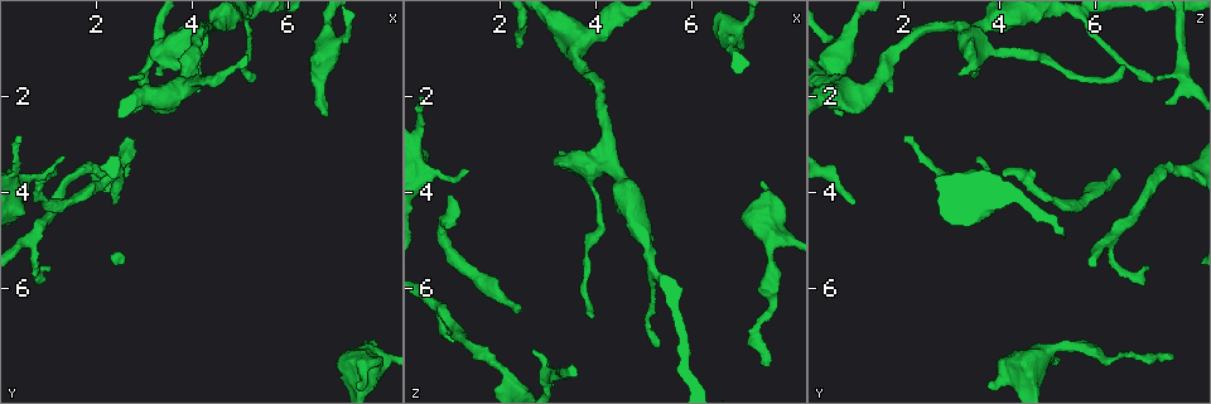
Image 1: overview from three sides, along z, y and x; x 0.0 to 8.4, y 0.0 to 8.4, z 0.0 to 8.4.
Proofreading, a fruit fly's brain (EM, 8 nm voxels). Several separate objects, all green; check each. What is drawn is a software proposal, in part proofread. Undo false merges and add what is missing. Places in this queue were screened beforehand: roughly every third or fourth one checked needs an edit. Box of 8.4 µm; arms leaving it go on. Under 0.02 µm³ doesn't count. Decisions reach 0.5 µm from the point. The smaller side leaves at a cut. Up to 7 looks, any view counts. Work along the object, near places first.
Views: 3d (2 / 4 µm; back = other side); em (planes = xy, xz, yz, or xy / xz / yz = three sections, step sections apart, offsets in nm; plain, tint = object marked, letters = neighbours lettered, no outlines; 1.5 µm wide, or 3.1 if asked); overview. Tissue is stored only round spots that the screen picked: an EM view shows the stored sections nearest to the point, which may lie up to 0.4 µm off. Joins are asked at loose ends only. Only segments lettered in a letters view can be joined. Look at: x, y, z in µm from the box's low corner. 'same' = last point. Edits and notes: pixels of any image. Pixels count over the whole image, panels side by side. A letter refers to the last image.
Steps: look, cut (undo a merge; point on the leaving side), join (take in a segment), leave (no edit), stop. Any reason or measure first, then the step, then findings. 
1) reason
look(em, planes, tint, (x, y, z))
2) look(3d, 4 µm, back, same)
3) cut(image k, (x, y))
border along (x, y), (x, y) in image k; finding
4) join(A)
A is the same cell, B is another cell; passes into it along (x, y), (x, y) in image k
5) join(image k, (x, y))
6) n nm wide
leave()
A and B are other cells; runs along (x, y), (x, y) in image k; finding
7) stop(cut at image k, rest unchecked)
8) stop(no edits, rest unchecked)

free end
look(em, xy, step 8, letters, (6.80, 2.40, 0.70))

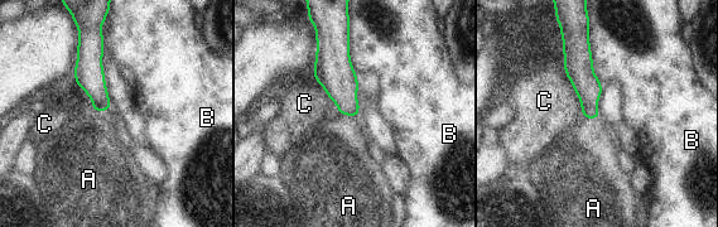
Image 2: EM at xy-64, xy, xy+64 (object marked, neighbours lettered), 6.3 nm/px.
look(em, planes, letters, same)

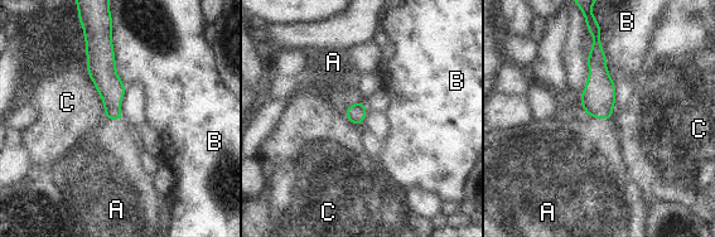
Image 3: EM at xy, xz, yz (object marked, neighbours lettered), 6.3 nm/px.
120 nm wide
join(A)
A is the same cell, B and C are other cells; passes into it along (598, 98), (600, 117), (587, 154) in image 3; it goes on there

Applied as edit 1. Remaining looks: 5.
look(overview)

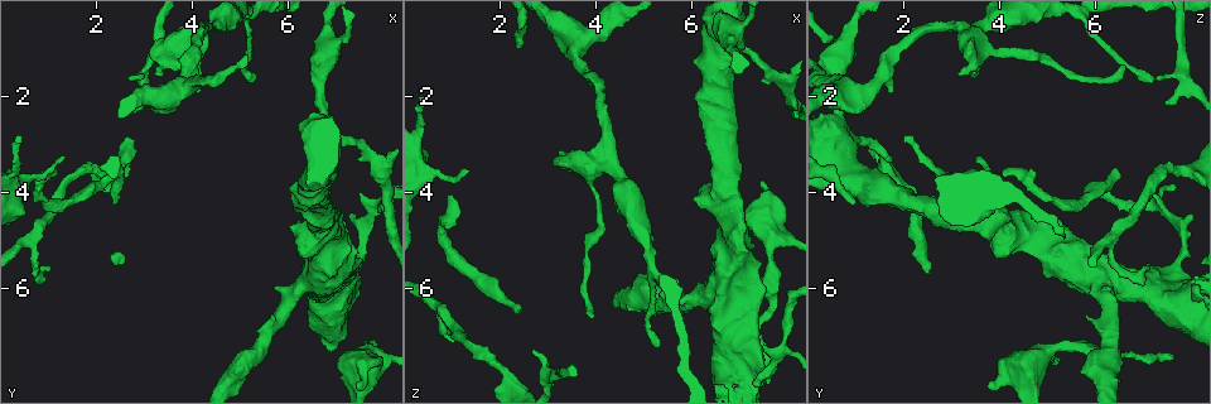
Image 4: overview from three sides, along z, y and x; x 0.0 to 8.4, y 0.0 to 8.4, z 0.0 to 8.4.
an open end
look(em, xz, step 4, letters, (4.15, 1.90, 1.75))

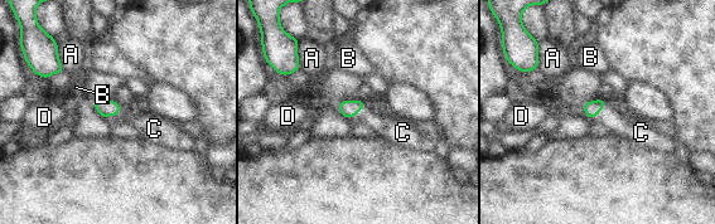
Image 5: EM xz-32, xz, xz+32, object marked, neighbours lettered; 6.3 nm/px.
join(C)
C is the same cell, A, B and D are other cells; passes into it along (592, 110), (600, 110), (609, 116) in image 5; the neuron continues

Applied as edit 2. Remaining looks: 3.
branch stops here
look(3d, 2 µm, (2.40, 3.45, 6.45))

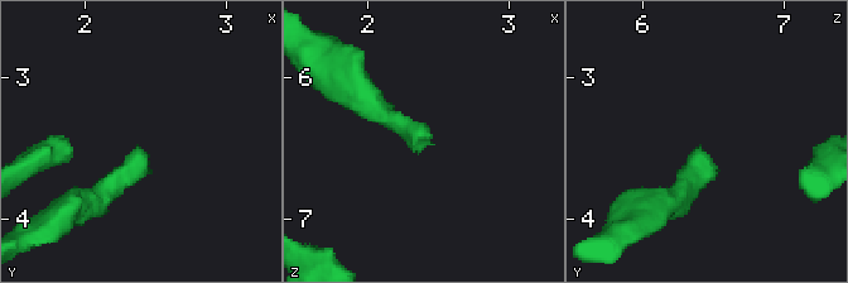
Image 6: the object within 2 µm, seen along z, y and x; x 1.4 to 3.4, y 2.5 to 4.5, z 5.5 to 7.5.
look(em, planes, tint, (2.38, 3.48, 6.40))

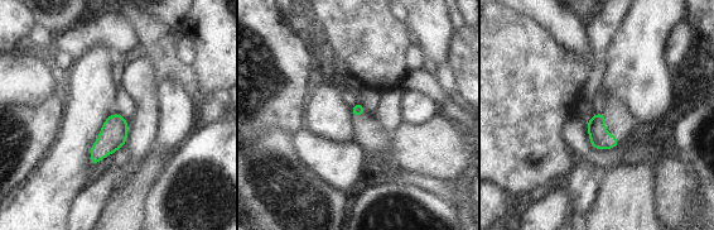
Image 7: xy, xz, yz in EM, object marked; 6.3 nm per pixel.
look(em, planes, letters, same)

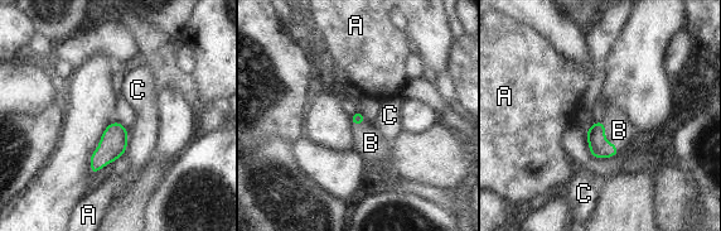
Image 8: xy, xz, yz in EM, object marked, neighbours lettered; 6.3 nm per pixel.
B touches over 240 nm
join(B)
B is the same cell, A and C are other cells; passes into it along (599, 147), (604, 138), (619, 130) in image 8; the neuron continues

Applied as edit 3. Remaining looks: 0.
stop(join at image 3, join at image 5, join at image 8, rest unchecked)

